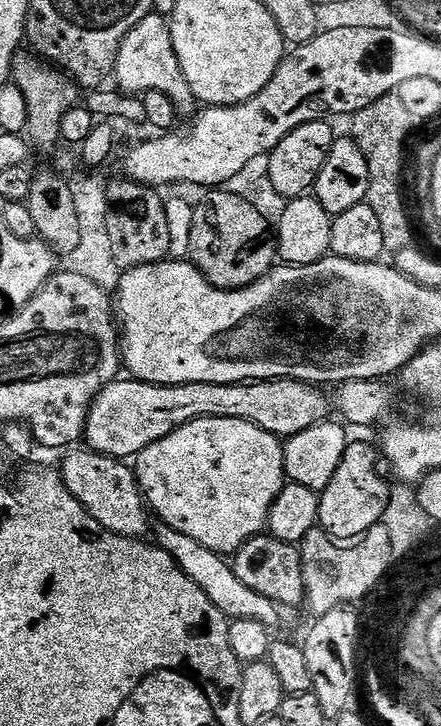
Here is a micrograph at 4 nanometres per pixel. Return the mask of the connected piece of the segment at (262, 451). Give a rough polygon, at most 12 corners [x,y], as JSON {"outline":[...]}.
{"outline":[[202,418],[134,471],[159,523],[225,558],[265,531],[281,437]]}

